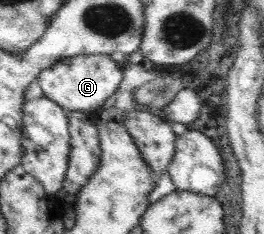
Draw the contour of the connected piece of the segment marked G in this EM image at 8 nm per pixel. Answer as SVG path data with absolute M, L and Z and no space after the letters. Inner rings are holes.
M108 54L79 55L54 62L37 78L45 98L55 102L66 112L96 112L119 88L123 79L122 68Z

